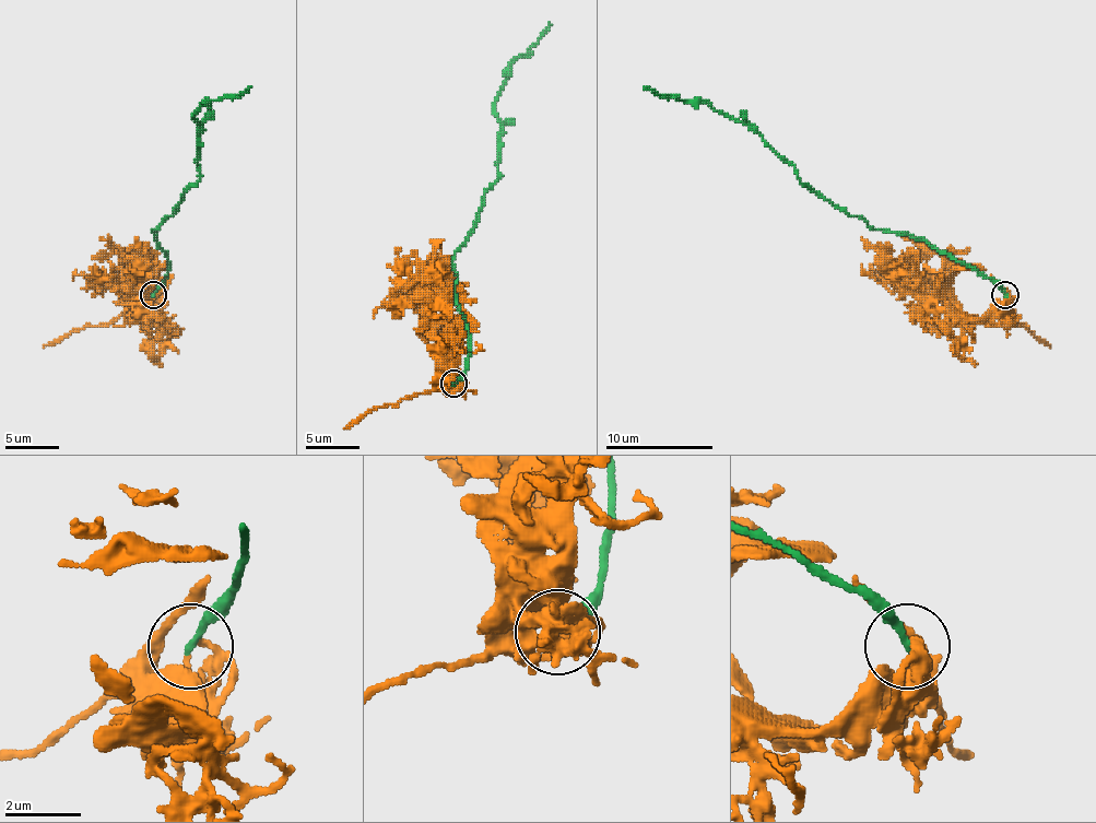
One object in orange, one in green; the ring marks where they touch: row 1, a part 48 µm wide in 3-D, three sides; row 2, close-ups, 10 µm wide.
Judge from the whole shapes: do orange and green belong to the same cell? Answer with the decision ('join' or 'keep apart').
keep apart

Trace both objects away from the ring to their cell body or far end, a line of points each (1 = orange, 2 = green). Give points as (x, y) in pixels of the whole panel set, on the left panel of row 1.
1: (154, 294), (154, 318), (154, 307), (143, 296), (140, 243), (136, 237)
2: (154, 294), (167, 265), (154, 230), (200, 178), (195, 114), (205, 103), (237, 97), (248, 86)

